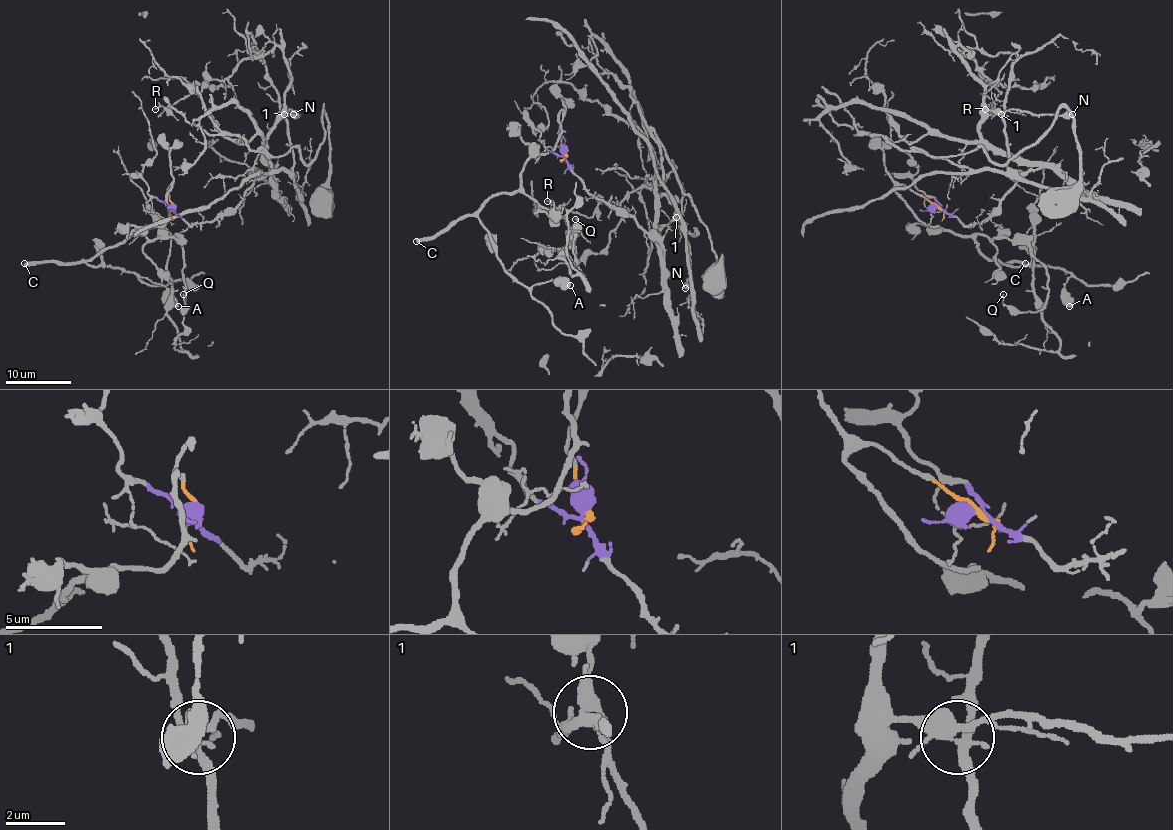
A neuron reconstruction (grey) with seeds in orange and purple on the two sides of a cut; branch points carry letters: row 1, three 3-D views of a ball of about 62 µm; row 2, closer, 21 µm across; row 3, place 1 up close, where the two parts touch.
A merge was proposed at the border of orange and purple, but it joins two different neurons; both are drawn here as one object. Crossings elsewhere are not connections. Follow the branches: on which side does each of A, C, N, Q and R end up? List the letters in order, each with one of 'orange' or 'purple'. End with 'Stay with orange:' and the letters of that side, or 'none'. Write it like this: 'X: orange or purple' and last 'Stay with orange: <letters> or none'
A: orange
C: orange
N: purple
Q: orange
R: purple
Stay with orange: A, C, Q

